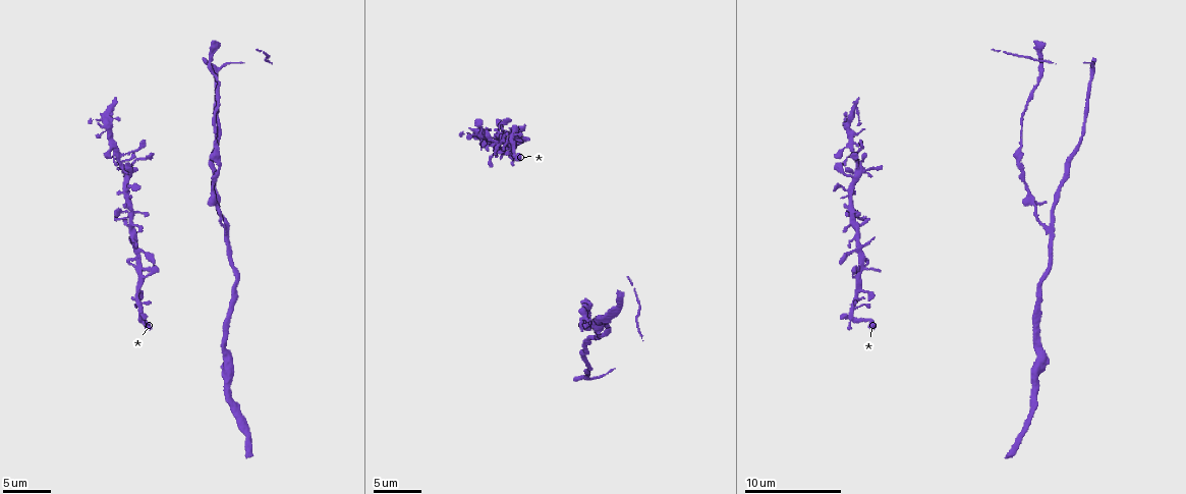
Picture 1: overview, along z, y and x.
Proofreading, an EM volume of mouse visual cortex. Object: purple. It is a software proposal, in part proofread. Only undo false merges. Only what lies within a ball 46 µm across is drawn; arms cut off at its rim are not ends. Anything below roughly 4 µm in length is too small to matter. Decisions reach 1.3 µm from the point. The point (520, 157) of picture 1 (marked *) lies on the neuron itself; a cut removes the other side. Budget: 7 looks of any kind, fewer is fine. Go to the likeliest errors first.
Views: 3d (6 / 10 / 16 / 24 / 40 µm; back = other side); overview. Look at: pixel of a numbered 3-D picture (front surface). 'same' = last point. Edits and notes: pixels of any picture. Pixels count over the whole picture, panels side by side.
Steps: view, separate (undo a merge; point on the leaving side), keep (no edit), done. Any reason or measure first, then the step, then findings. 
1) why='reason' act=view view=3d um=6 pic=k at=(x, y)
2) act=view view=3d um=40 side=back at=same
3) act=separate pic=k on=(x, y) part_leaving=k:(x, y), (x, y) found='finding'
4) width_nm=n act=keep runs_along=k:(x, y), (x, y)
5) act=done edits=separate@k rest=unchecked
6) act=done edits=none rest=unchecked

why='three-way junction' act=view view=3d um=16 pic=1 at=(226, 228)

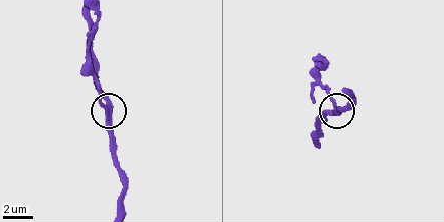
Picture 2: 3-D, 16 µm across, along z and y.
side_arm_um=27 act=separate pic=2 on=(99, 99) part_leaving=2:(105, 113), (87, 45), (98, 16) found='two neurons meet here'

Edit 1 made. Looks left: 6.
act=view view=overview

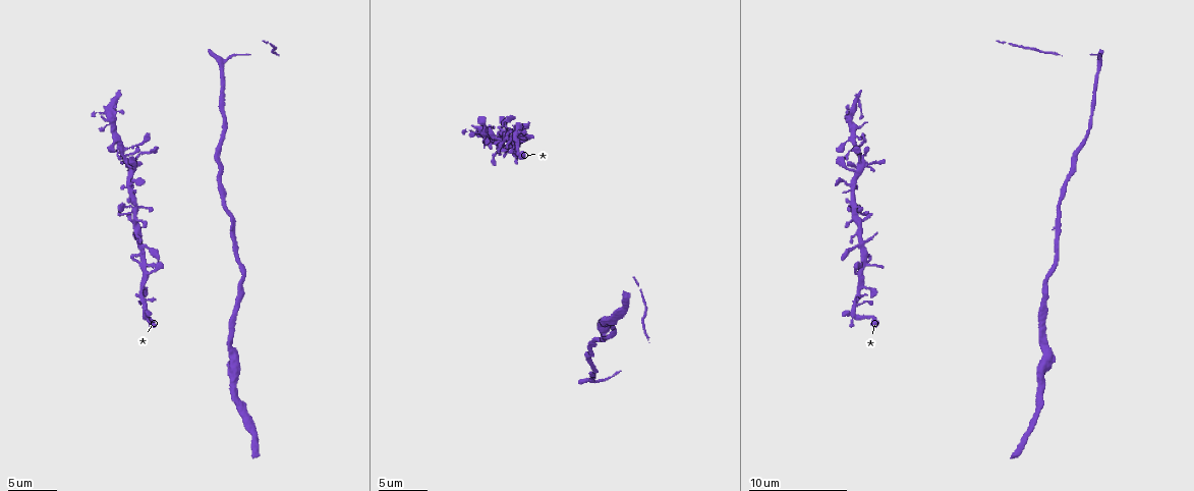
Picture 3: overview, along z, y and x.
why='arms run side by side' act=view view=3d um=16 pic=3 at=(122, 154)

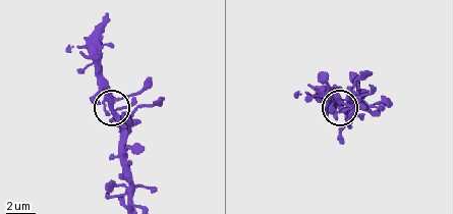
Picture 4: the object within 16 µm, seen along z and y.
width_nm=300 act=keep found='continuous, no second neuron'

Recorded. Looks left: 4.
act=view view=3d um=6 pic=3 at=(233, 325)

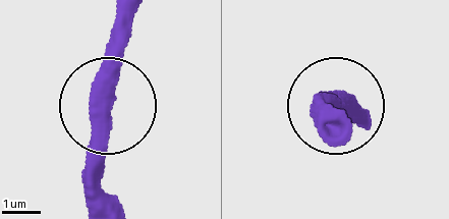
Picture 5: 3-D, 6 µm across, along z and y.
act=keep found='one neuron here'

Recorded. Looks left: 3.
why='thick turns thin' act=view view=3d um=16 pic=3 at=(1092, 115)

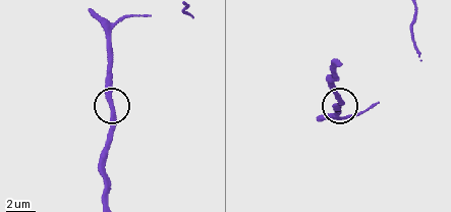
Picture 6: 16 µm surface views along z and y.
width_nm=290 act=keep runs_along=6:(106, 201), (110, 56) found='all the same neuron'

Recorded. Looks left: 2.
act=done edits=separate@2 rest=unchecked

